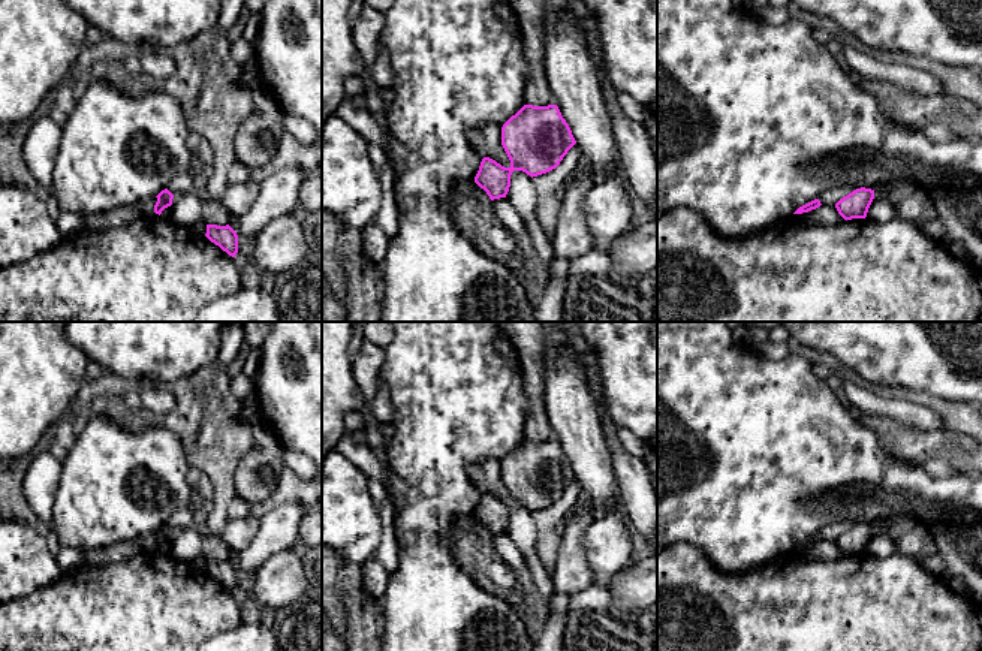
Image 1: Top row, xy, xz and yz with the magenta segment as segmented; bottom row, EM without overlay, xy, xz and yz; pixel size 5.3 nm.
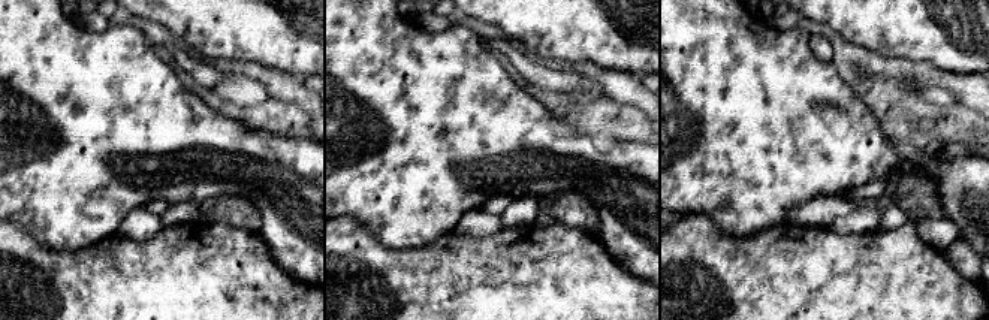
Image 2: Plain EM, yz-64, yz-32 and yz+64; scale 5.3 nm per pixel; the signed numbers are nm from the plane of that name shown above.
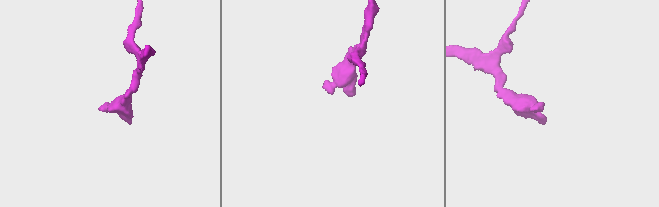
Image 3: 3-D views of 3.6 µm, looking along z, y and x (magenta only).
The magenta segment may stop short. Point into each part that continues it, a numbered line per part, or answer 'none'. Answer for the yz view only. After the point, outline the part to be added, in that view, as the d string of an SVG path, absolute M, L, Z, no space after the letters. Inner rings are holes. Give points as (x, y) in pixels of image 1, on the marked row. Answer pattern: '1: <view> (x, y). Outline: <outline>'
none

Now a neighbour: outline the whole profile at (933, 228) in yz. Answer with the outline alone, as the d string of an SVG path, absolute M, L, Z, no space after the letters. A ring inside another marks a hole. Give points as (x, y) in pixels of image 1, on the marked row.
M936 216L930 218L928 221L919 223L919 224L921 224L922 232L925 232L934 241L942 242L945 236L945 227Z

